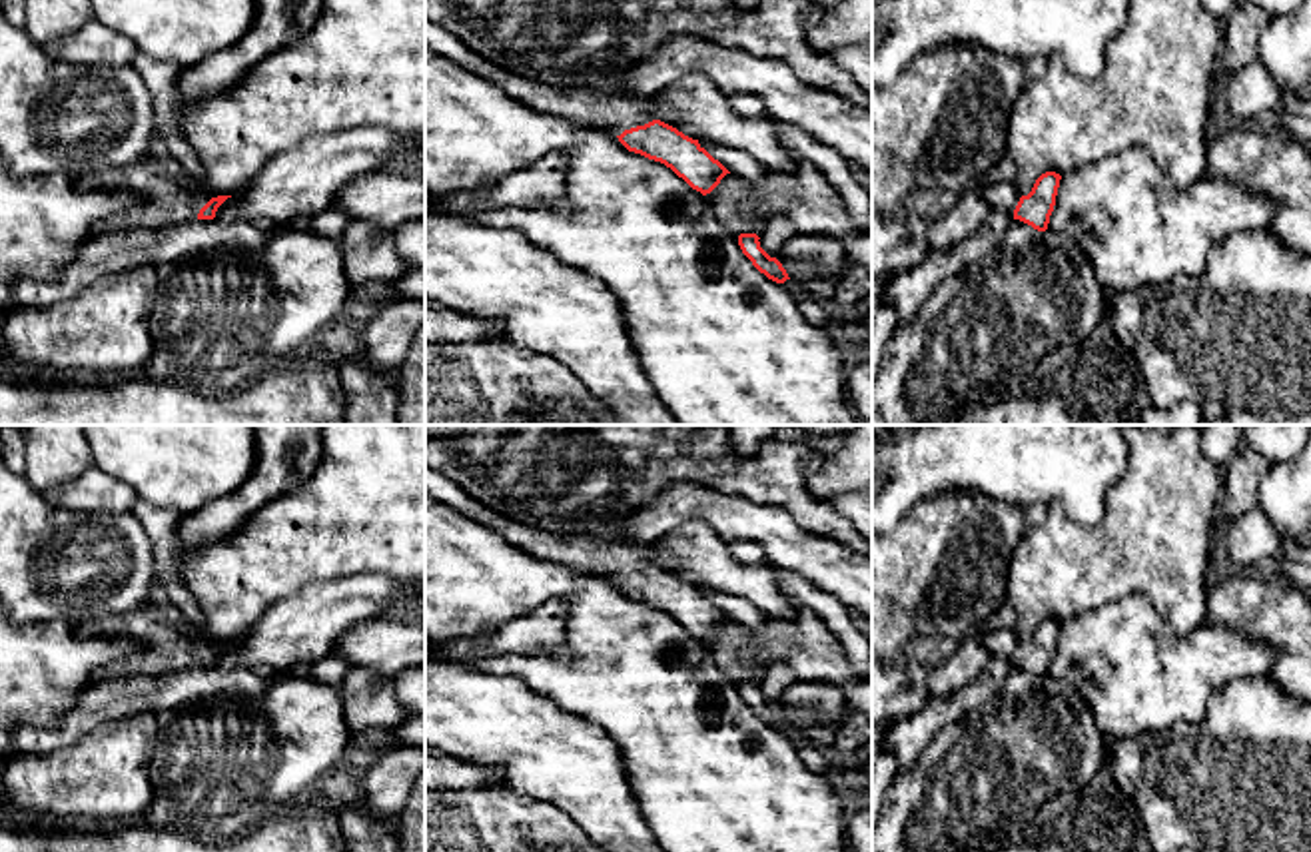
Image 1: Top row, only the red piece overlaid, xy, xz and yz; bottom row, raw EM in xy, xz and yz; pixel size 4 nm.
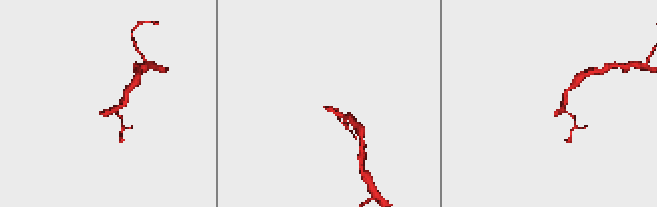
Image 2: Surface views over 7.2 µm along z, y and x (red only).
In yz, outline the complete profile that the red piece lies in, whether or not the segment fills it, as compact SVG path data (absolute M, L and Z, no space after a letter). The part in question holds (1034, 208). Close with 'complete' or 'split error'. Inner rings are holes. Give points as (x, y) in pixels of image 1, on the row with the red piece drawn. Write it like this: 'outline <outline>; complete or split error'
outline M1042 174L1028 196L1020 196L1012 182L990 184L980 190L990 210L1004 210L1038 231L1046 231L1056 206L1062 176Z; split error

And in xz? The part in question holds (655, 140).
outline M427 18L425 46L461 68L491 80L511 100L537 114L575 120L587 128L617 136L629 152L664 164L702 196L710 194L730 174L698 140L660 122L653 108L653 96L637 96L627 88L615 94L561 88L517 76L471 52L459 38Z; split error

